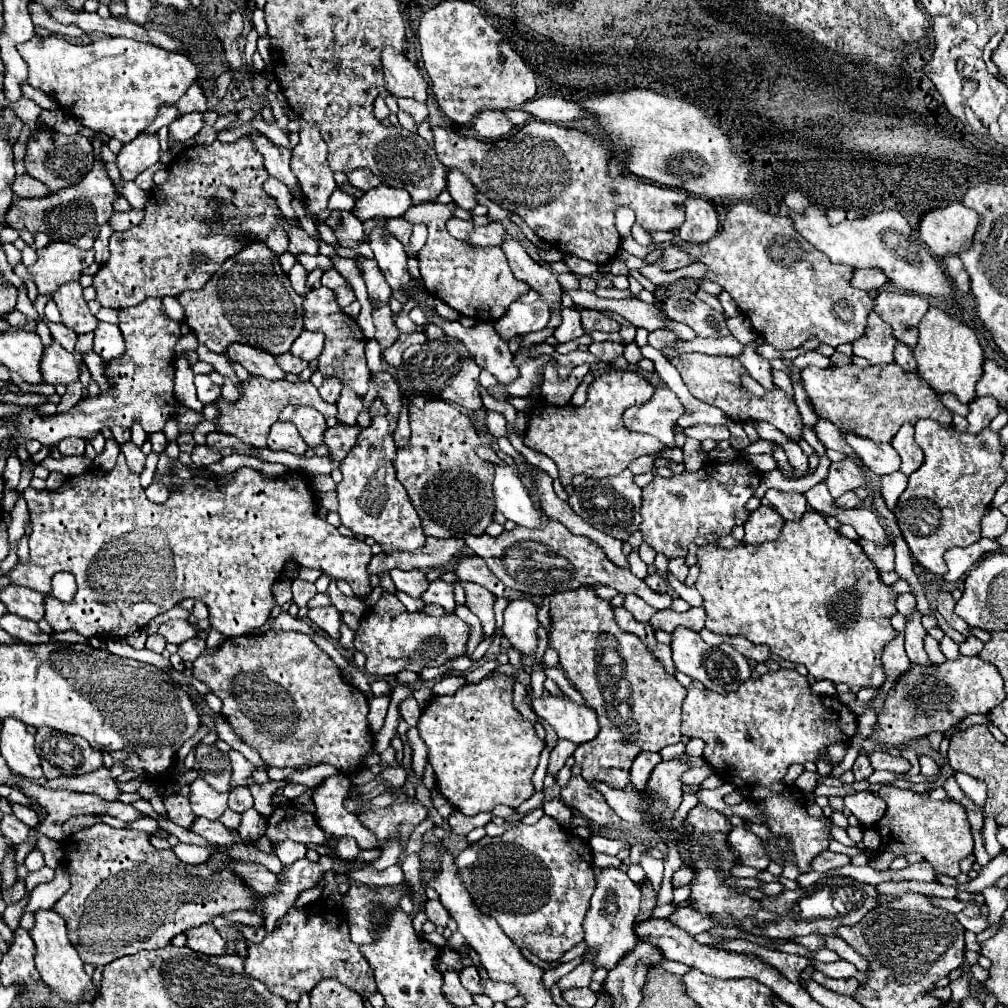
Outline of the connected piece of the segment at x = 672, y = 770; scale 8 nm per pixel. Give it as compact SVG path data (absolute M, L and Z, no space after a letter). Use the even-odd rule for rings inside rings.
M683 755L683 757L673 757L673 759L669 759L669 761L661 761L655 769L653 769L653 773L651 773L651 777L649 777L649 787L651 789L655 789L663 799L667 799L667 803L669 803L669 807L667 807L667 811L663 811L663 819L669 819L671 817L671 813L669 811L677 811L677 807L679 807L679 803L681 803L681 795L683 795L683 791L681 791L681 775L685 773L689 769L689 765L687 765L687 755Z

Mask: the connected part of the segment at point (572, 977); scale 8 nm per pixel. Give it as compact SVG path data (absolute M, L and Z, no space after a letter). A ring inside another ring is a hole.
M577 965L577 969L573 969L569 975L565 975L561 981L557 981L557 987L561 991L567 991L571 987L587 987L589 981L591 981L591 975L593 975L595 967L583 967L583 965Z

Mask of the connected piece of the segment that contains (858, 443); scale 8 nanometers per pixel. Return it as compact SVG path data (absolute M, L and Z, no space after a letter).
M841 431L841 437L861 457L863 465L867 465L873 473L889 475L889 473L899 469L901 459L889 443L879 443L877 445L873 439L859 437L859 435L849 433L849 431Z

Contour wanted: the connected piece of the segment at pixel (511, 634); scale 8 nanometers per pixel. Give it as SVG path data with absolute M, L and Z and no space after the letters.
M515 599L503 613L503 637L511 641L523 655L533 655L537 649L537 605L531 599Z

